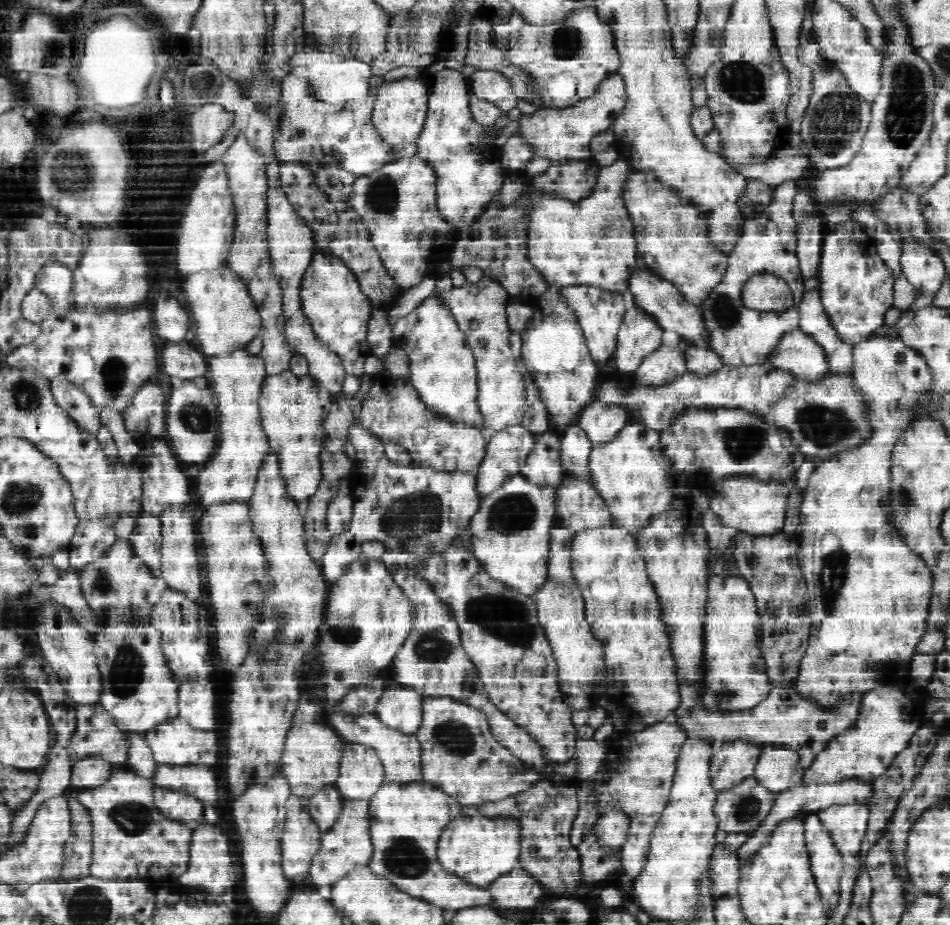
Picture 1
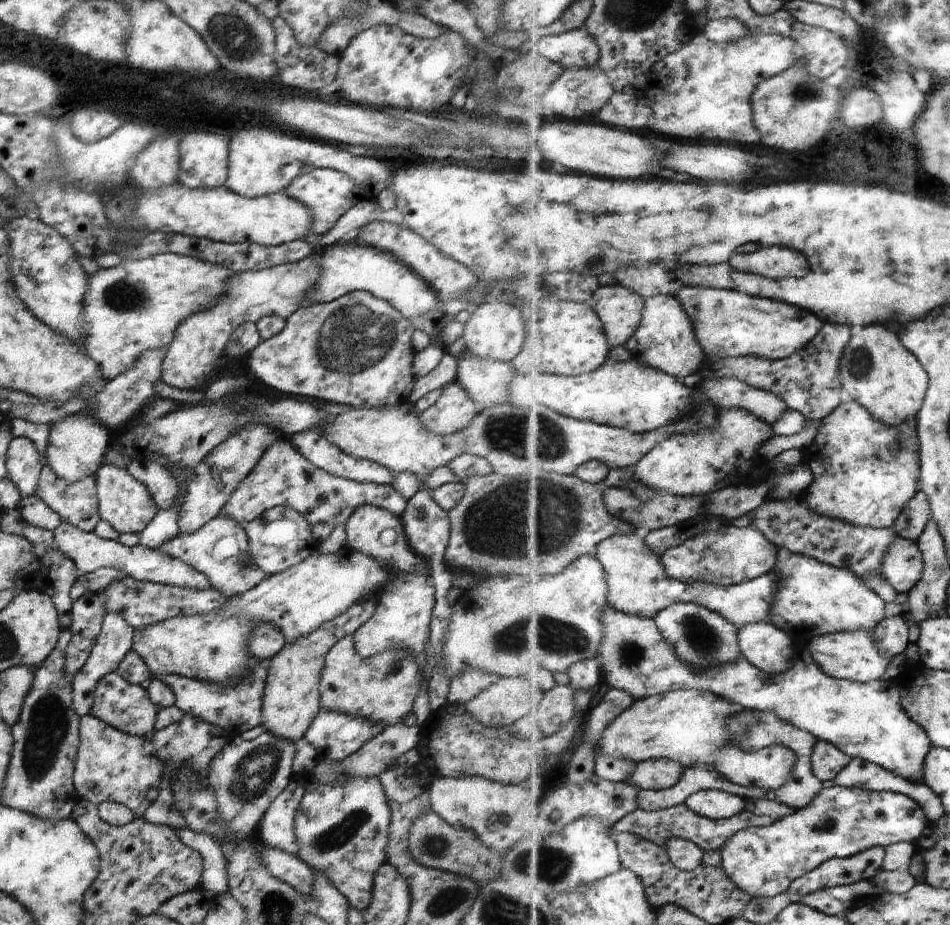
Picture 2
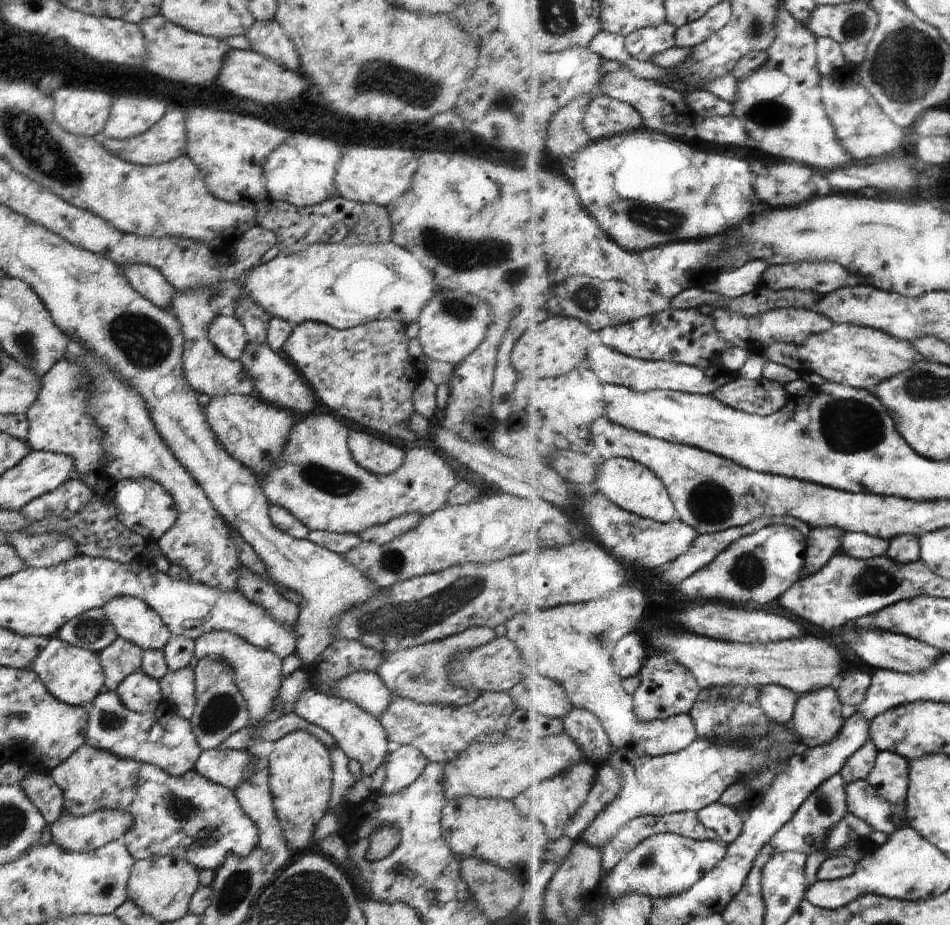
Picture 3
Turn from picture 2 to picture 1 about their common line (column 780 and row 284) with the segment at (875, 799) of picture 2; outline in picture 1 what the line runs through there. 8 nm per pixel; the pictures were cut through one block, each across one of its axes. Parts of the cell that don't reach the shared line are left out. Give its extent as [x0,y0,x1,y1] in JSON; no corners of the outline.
[818,230,896,344]

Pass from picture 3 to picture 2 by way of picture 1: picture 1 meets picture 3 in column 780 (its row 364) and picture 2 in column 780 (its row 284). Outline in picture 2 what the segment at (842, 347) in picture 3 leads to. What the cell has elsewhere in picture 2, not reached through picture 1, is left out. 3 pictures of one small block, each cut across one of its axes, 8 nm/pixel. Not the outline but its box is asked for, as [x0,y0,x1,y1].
[676,286,825,360]

